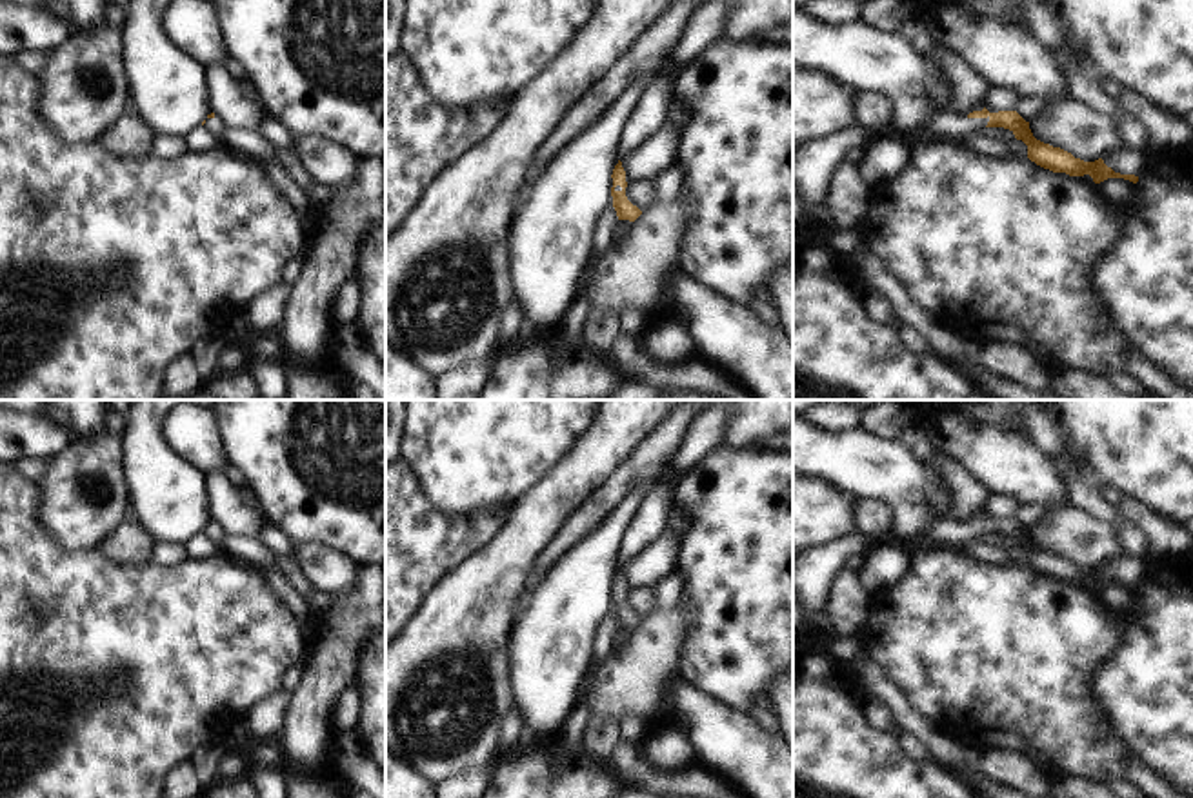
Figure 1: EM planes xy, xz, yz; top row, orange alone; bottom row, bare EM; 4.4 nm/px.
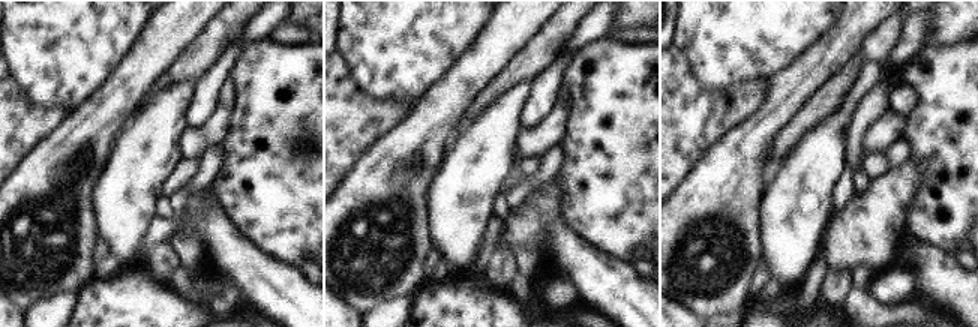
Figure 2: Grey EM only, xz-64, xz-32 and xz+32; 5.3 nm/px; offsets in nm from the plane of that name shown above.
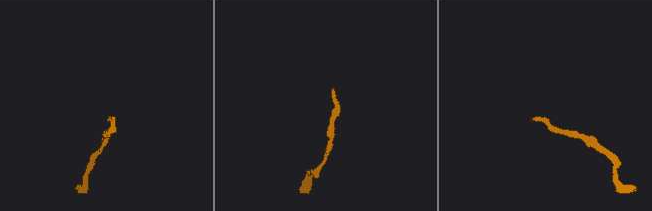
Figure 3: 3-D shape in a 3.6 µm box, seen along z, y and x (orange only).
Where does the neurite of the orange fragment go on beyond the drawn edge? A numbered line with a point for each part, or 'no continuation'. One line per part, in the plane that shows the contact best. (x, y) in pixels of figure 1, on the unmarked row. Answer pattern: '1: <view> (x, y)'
1: yz (942, 531)

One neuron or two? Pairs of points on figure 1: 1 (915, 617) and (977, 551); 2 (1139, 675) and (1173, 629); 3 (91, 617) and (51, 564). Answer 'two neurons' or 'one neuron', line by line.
1: two neurons
2: one neuron
3: one neuron

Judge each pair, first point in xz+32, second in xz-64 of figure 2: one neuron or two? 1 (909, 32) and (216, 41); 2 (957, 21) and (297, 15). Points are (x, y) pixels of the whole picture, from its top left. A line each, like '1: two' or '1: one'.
1: two
2: one

